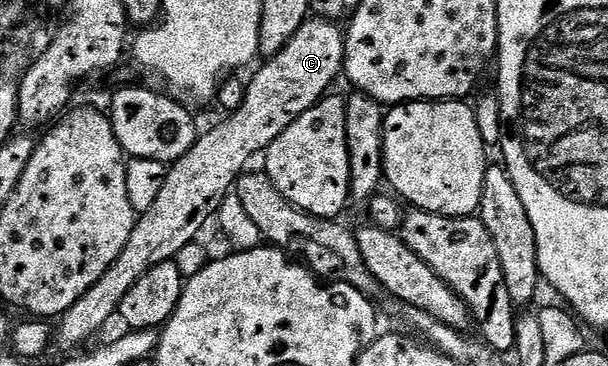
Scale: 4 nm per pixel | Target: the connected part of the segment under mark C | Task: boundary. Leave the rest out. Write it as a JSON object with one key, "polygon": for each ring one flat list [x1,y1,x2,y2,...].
{"polygon":[[308,19,302,27,285,43,281,52,266,58,263,66,251,77,247,94,232,117,215,125,207,134,196,140,195,146,180,161,174,162,167,170,165,184,162,185,157,200,149,211,138,214,129,243,125,251,69,307,57,325,53,341,63,349,75,349,83,345,107,320,118,314,121,299,148,273,154,265,174,261,175,256,214,218,222,205,223,198,230,194,241,174,248,167,247,160,262,154,279,138,286,129,305,111,328,96,331,84,343,73,343,43,345,33,336,22,322,19]]}

